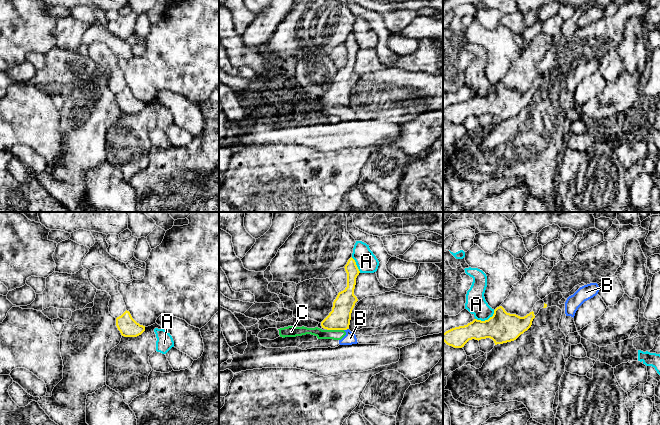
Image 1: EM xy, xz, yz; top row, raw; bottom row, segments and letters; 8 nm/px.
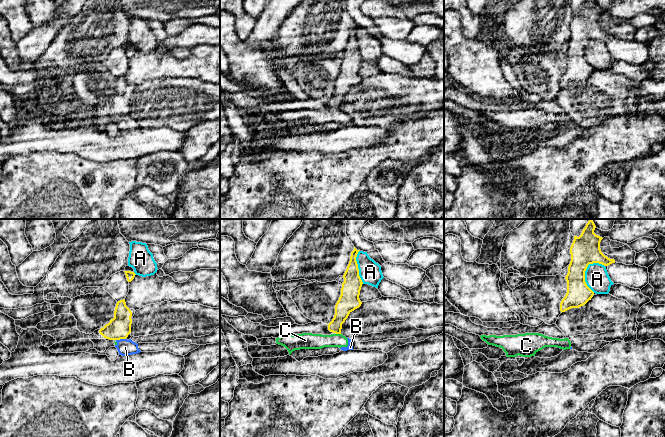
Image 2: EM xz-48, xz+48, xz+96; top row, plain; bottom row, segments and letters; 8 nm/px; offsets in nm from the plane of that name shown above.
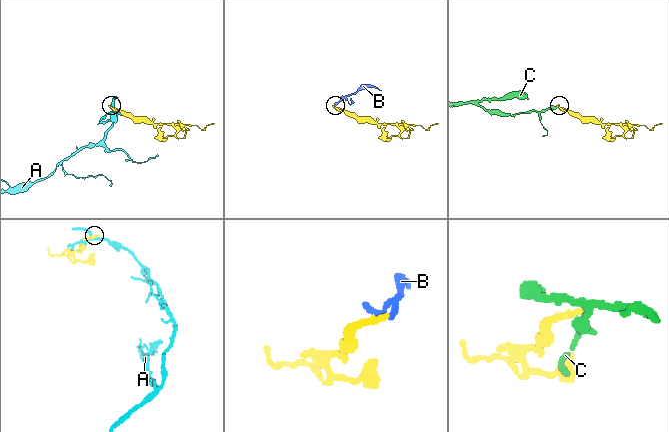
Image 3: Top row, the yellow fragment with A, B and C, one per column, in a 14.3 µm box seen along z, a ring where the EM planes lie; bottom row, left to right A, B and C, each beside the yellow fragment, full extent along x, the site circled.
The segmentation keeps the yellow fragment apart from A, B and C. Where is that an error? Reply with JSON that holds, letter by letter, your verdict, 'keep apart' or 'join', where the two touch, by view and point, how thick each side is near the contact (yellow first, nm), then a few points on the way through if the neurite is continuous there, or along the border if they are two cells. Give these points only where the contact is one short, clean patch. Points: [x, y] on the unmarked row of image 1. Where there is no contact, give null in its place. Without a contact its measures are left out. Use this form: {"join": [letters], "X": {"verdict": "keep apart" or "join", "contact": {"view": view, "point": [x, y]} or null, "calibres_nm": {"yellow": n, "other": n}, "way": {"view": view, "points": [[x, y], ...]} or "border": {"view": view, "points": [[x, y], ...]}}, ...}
{"join": [], "A": {"verdict": "keep apart", "contact": {"view": "yz", "point": [486, 96]}, "calibres_nm": {"yellow": 240, "other": 160}}, "B": {"verdict": "keep apart", "contact": {"view": "xz", "point": [346, 105]}, "calibres_nm": {"yellow": 180, "other": 100}, "border": {"view": "xz", "points": [[348, 104], [344, 106]]}}, "C": {"verdict": "keep apart", "contact": {"view": "xz", "point": [335, 105]}, "calibres_nm": {"yellow": 180, "other": 80}, "border": {"view": "xz", "points": [[327, 105], [343, 106]]}}}

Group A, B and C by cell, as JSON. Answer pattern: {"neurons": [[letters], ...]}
{"neurons": [["A"], ["B", "C"]]}

